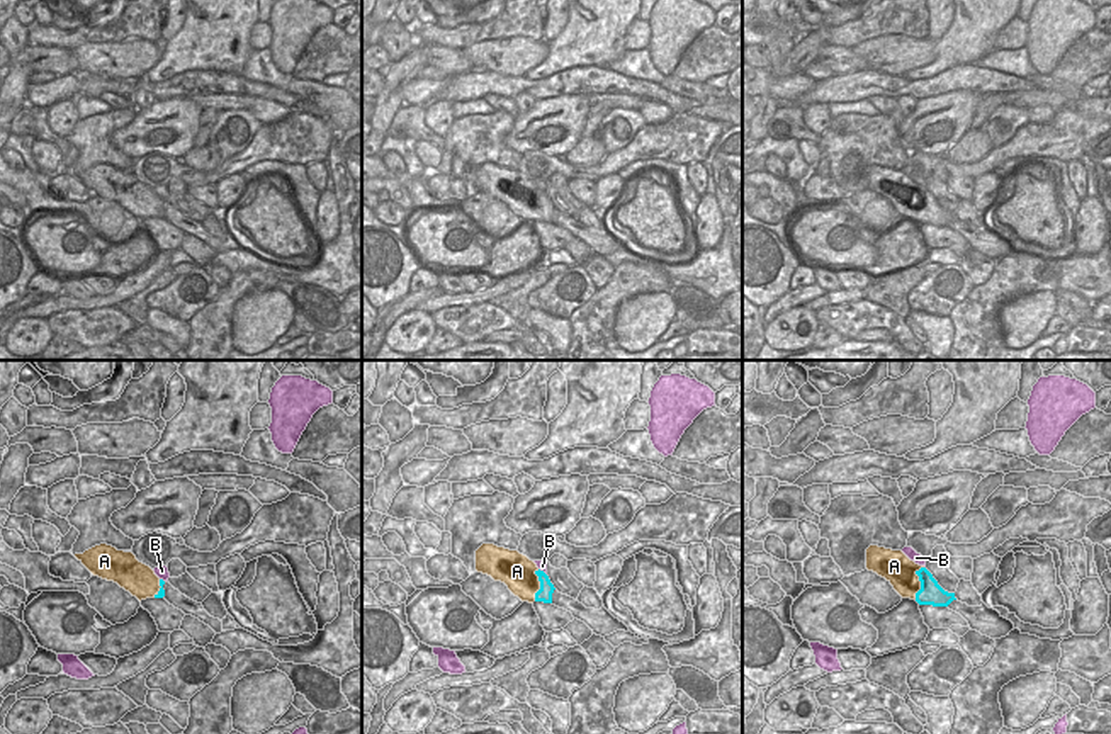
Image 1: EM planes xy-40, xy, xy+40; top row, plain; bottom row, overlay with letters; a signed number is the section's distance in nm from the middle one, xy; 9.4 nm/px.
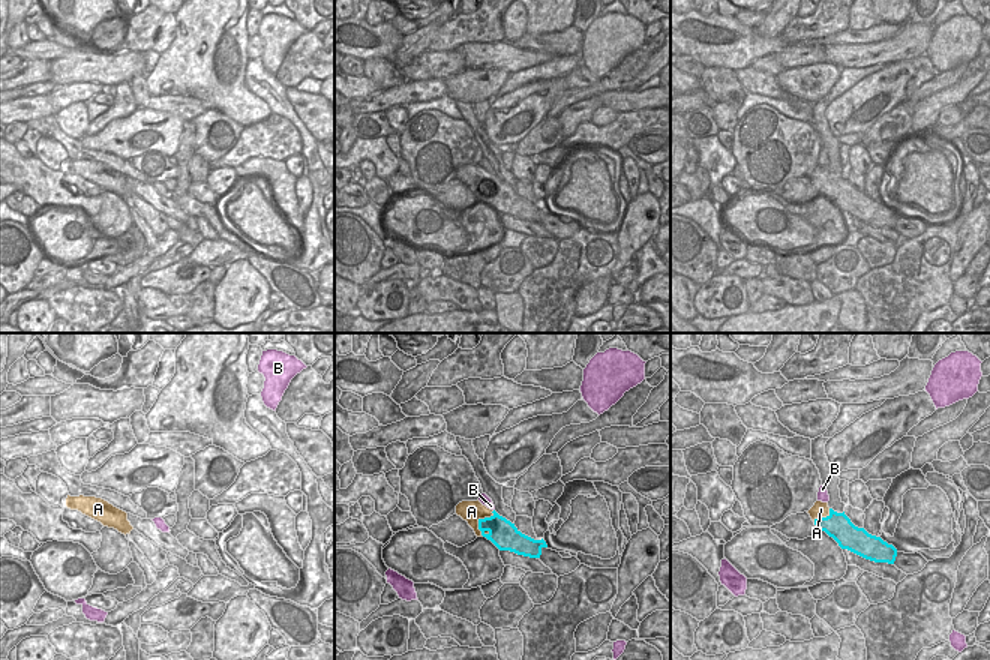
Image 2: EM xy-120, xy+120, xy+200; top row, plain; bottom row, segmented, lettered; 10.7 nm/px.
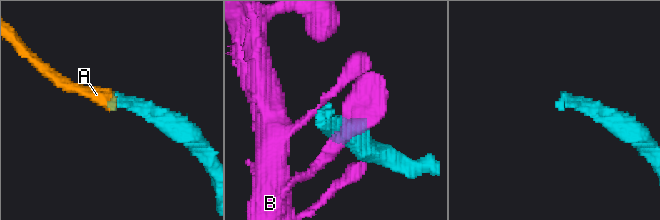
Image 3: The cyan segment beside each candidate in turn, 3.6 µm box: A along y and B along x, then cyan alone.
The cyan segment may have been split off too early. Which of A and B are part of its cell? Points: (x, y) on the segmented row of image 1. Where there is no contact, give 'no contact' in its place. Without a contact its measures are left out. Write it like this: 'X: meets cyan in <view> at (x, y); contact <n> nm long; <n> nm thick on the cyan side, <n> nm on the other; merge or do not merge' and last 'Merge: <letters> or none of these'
A: meets cyan in xy+40 at (921, 583); contact 340 nm long; 220 nm thick on the cyan side, 300 nm on the other; merge
B: meets cyan in xy at (542, 571); contact 110 nm long; 140 nm thick on the cyan side, 90 nm on the other; do not merge
Merge: A

